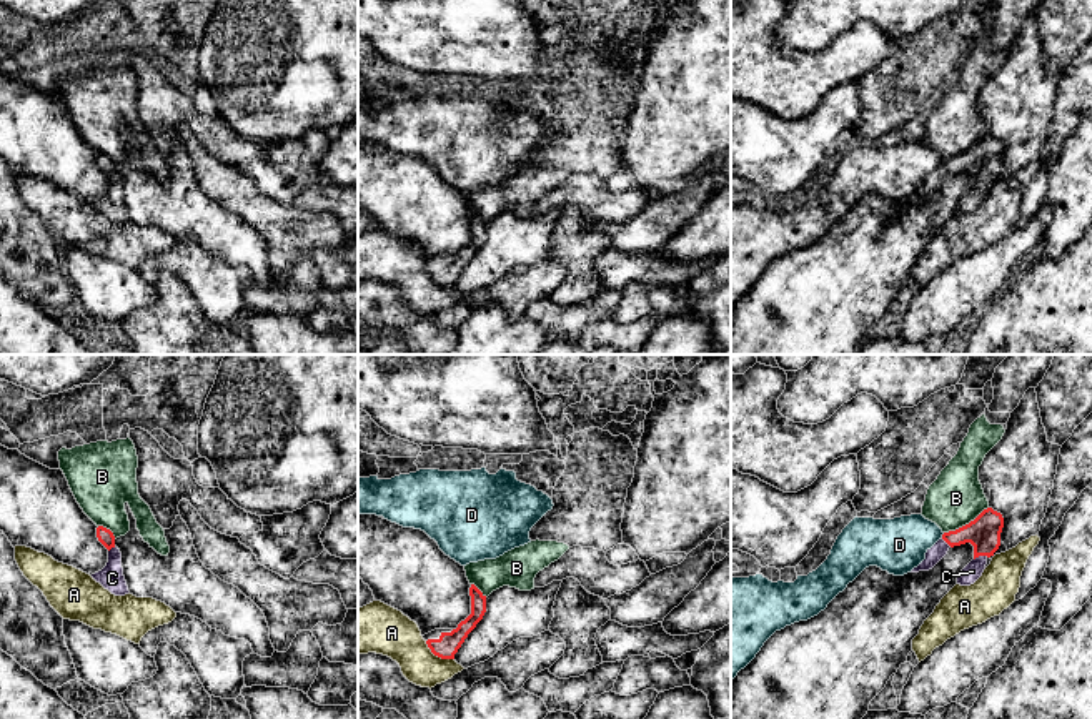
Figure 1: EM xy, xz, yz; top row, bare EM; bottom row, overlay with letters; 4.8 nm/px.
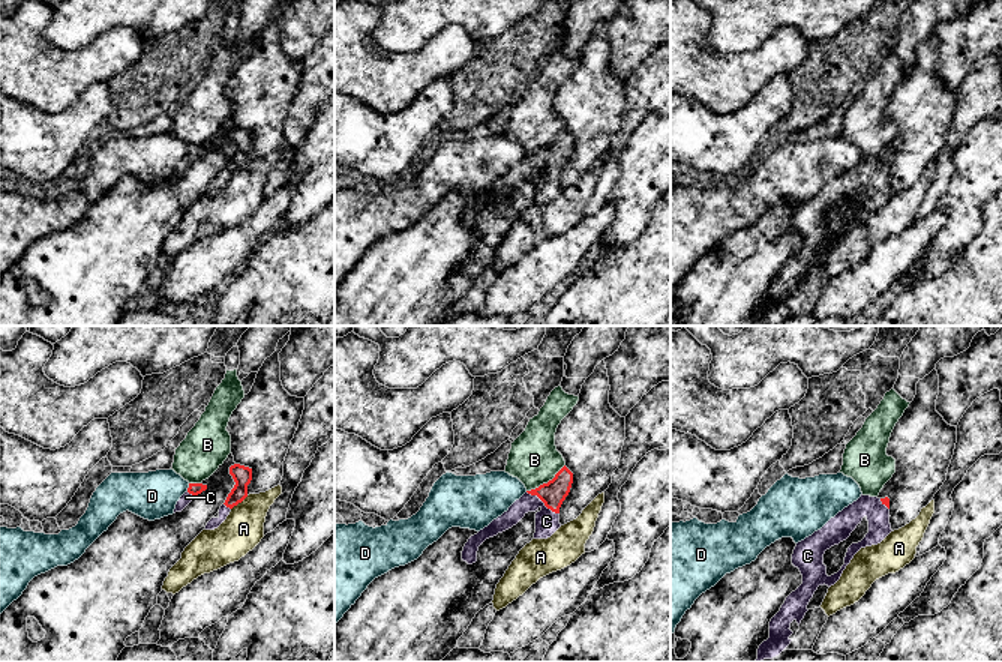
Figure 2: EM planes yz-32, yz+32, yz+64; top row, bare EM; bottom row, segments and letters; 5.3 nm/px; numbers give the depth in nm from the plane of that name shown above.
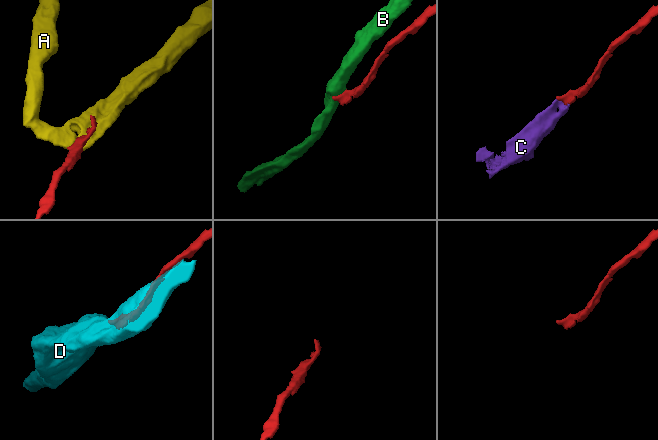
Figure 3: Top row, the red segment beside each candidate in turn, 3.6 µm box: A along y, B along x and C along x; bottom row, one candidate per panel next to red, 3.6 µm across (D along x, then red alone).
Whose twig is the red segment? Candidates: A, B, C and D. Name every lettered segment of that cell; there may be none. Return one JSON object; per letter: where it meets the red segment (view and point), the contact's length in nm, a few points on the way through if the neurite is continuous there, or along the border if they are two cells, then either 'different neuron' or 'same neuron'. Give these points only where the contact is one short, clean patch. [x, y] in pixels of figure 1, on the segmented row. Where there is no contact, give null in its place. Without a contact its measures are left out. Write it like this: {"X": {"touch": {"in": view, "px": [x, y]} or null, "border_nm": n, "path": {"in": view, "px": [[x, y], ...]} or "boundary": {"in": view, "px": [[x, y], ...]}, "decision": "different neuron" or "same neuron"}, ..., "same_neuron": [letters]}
{"A": {"touch": {"in": "xz", "px": [438, 656]}, "border_nm": 170, "decision": "different neuron"}, "B": {"touch": {"in": "yz", "px": [966, 525]}, "border_nm": 260, "boundary": {"in": "yz", "px": [[987, 506], [967, 523], [944, 533]]}, "decision": "different neuron"}, "C": {"touch": {"in": "yz", "px": [981, 555]}, "border_nm": 70, "path": {"in": "yz", "px": [[984, 533], [981, 555], [972, 571]]}, "decision": "same neuron"}, "D": {"touch": {"in": "yz", "px": [943, 535]}, "border_nm": 30, "boundary": {"in": "yz", "px": [[944, 533], [941, 536]]}, "decision": "different neuron"}, "same_neuron": ["C"]}

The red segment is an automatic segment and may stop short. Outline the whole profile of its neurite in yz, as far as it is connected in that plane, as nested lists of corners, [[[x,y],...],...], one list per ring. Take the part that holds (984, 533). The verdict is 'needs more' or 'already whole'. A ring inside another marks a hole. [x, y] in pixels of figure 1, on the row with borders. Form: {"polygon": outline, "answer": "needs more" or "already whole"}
{"polygon": [[[987,508],[969,524],[956,531],[944,533],[942,538],[927,549],[926,559],[911,573],[929,571],[947,554],[951,548],[970,543],[974,546],[974,559],[957,578],[957,584],[970,586],[982,576],[987,559],[999,549],[1002,528],[1002,514]]], "answer": "needs more"}

